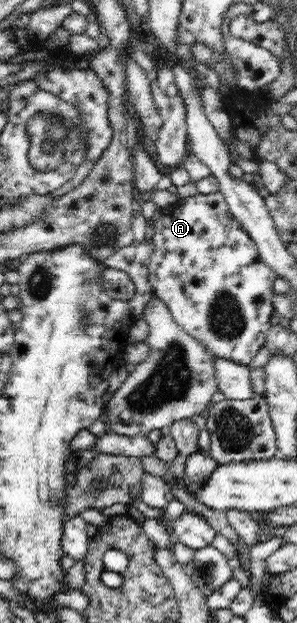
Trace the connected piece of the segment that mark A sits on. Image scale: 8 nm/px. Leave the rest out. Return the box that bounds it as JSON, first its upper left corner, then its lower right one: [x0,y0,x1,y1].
[148,191,277,366]

